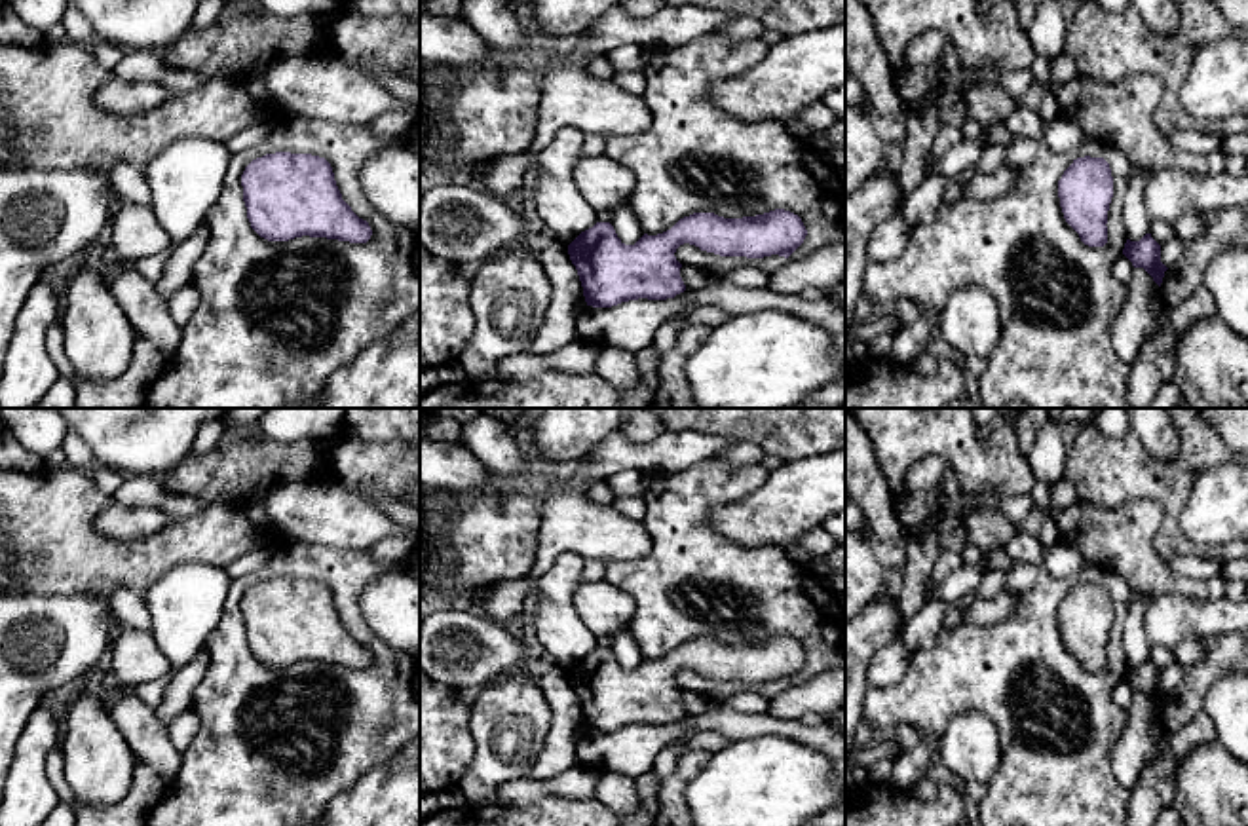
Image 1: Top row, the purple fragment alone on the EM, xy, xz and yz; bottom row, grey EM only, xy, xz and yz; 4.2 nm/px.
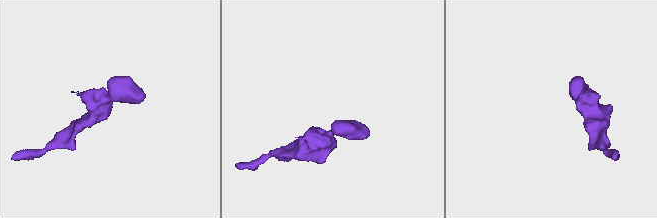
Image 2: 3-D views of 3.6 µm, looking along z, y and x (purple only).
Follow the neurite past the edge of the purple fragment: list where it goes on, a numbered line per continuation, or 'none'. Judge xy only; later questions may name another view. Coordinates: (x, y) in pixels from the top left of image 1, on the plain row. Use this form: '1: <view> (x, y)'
none

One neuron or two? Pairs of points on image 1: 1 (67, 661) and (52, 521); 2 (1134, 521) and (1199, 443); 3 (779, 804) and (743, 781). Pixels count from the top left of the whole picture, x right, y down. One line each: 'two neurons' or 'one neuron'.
1: two neurons
2: two neurons
3: one neuron

